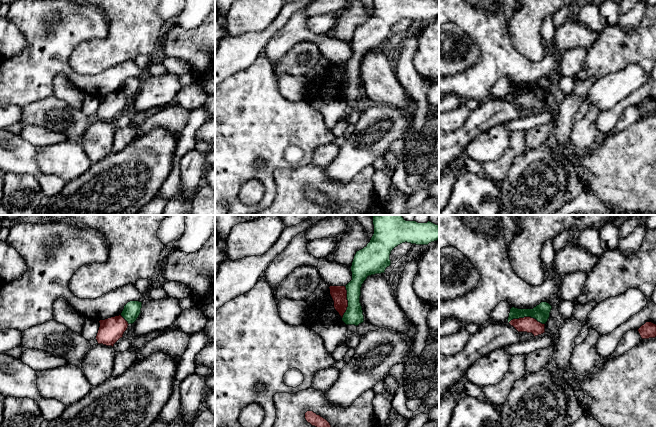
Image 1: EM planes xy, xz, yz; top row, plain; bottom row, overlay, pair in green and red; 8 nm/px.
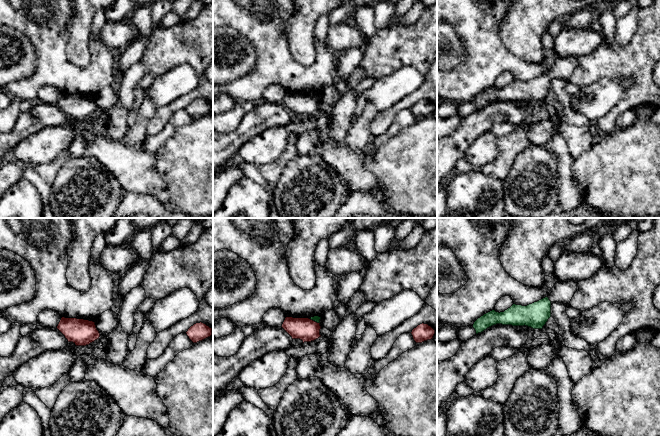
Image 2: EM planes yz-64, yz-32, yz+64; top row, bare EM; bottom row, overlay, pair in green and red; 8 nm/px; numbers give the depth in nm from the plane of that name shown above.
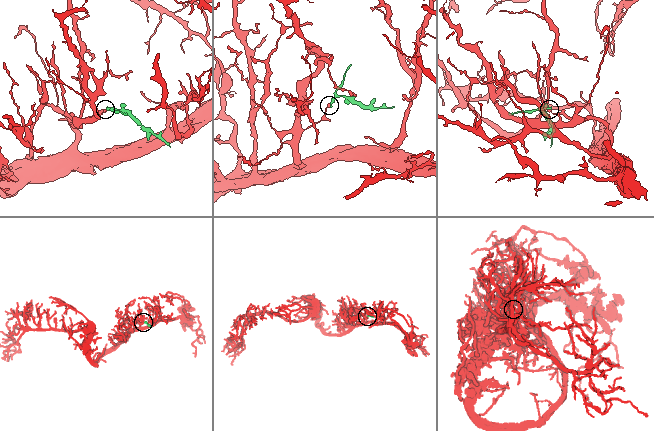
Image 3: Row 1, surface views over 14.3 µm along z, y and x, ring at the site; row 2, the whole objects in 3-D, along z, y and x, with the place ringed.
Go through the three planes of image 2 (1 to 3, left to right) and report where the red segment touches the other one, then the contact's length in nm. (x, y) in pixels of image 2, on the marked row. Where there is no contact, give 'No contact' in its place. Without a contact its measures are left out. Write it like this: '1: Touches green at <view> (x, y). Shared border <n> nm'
1: No contact
2: Touches green at yz-32 (315, 321). Shared border 90 nm
3: No contact

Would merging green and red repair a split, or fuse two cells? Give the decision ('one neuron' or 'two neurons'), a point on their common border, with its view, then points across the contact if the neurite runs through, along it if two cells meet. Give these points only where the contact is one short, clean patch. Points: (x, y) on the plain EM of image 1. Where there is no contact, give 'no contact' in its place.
two neurons; meets green in yz at (526, 92); border along yz (508, 98), (513, 95), (533, 93), (544, 100)

